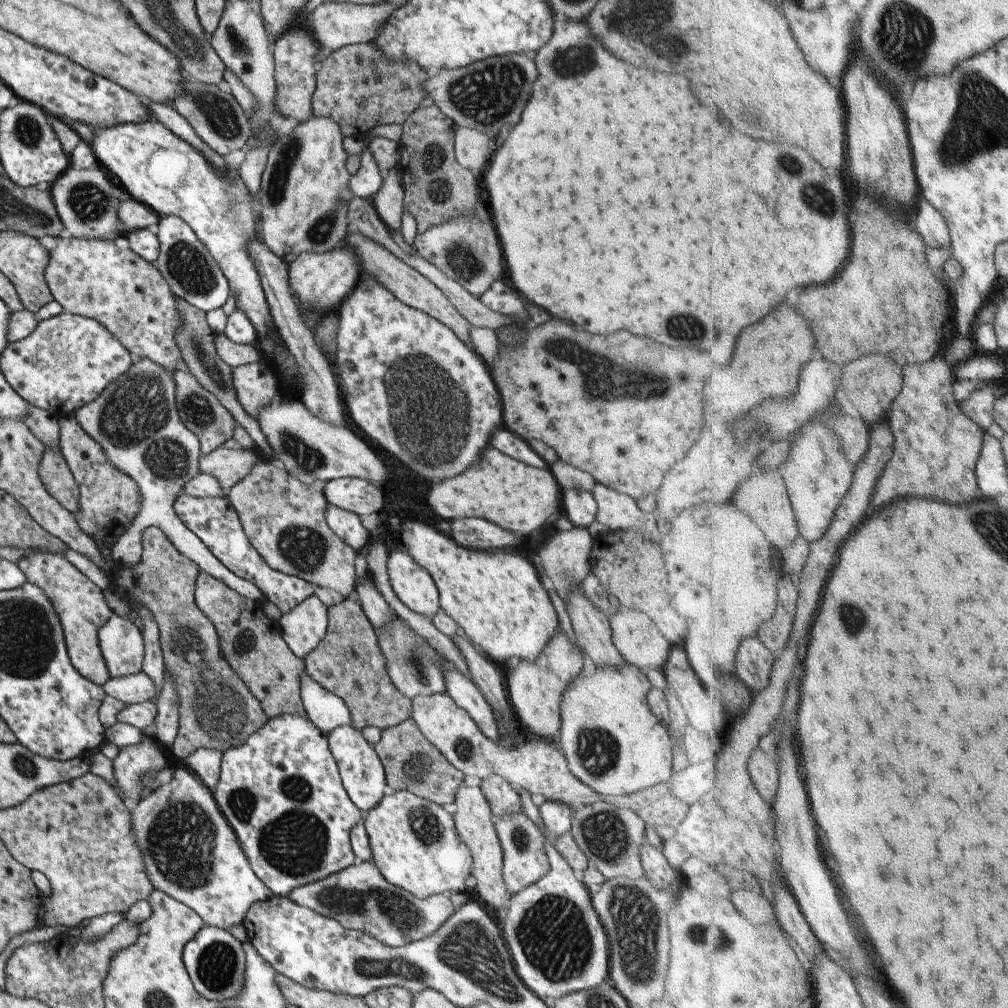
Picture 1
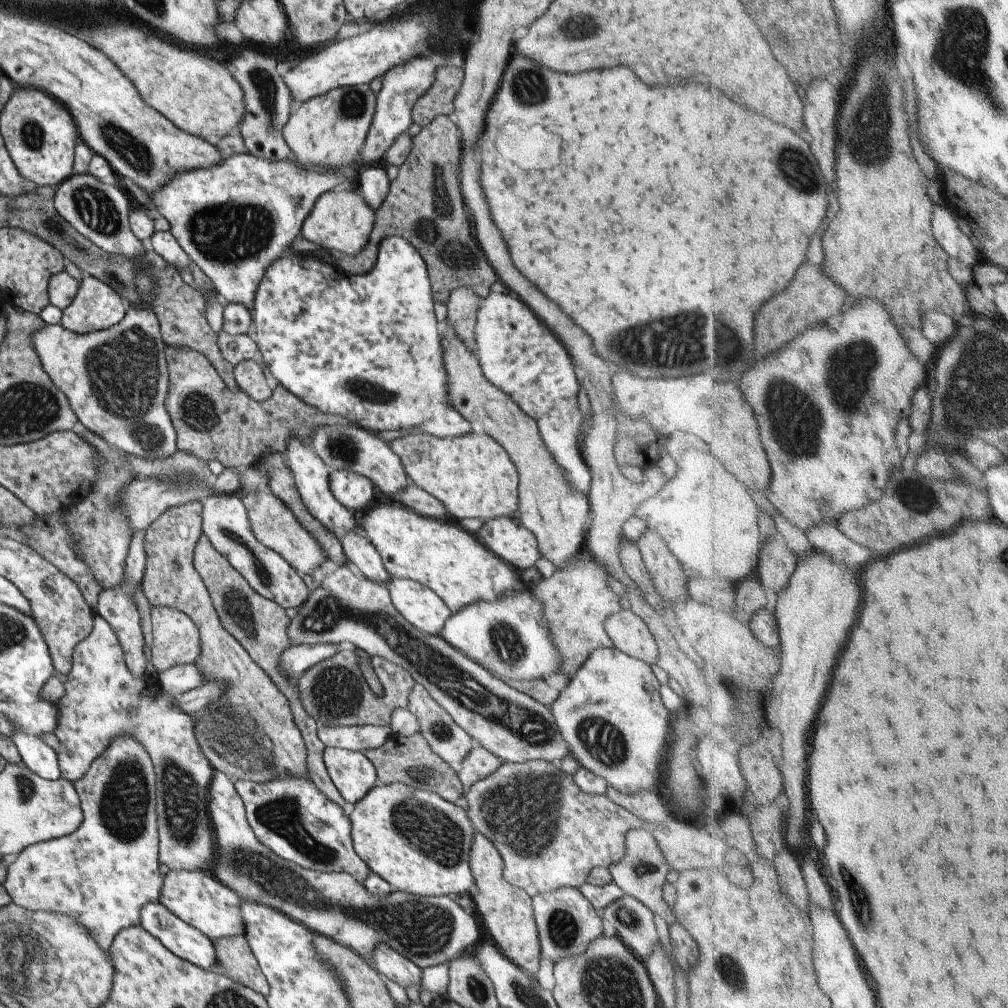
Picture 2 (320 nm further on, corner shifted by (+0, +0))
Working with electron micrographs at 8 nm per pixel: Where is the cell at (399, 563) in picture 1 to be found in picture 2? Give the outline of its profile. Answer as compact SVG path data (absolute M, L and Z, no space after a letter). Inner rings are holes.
M393 578L385 585L393 608L418 631L439 635L451 612L427 586L413 580Z

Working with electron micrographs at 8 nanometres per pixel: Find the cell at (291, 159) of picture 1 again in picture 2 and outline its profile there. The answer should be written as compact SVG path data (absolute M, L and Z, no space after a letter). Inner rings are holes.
M368 84L335 88L321 94L321 96L313 96L309 100L295 105L293 110L289 112L285 126L281 128L281 136L283 136L289 152L291 152L290 161L301 166L301 168L323 166L323 168L331 168L331 170L337 170L337 172L349 170L355 164L355 156L359 155L375 106L376 94L369 88Z

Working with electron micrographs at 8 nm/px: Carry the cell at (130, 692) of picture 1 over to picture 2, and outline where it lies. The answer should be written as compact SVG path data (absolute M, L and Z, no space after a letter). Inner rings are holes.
M193 662L173 666L162 671L158 674L156 683L165 694L173 697L203 685L203 678L201 678L201 674Z

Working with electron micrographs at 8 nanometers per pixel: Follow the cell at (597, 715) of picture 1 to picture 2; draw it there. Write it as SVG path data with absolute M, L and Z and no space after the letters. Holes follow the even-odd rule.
M597 648L569 676L568 684L553 700L549 712L579 768L605 780L607 789L621 794L649 790L659 793L671 724L649 665L615 648Z

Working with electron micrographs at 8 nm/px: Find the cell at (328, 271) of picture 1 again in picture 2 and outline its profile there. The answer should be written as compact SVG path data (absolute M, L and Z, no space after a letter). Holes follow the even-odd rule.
M339 187L323 192L303 220L301 237L327 251L345 256L359 254L367 243L373 227L374 212L355 187Z

